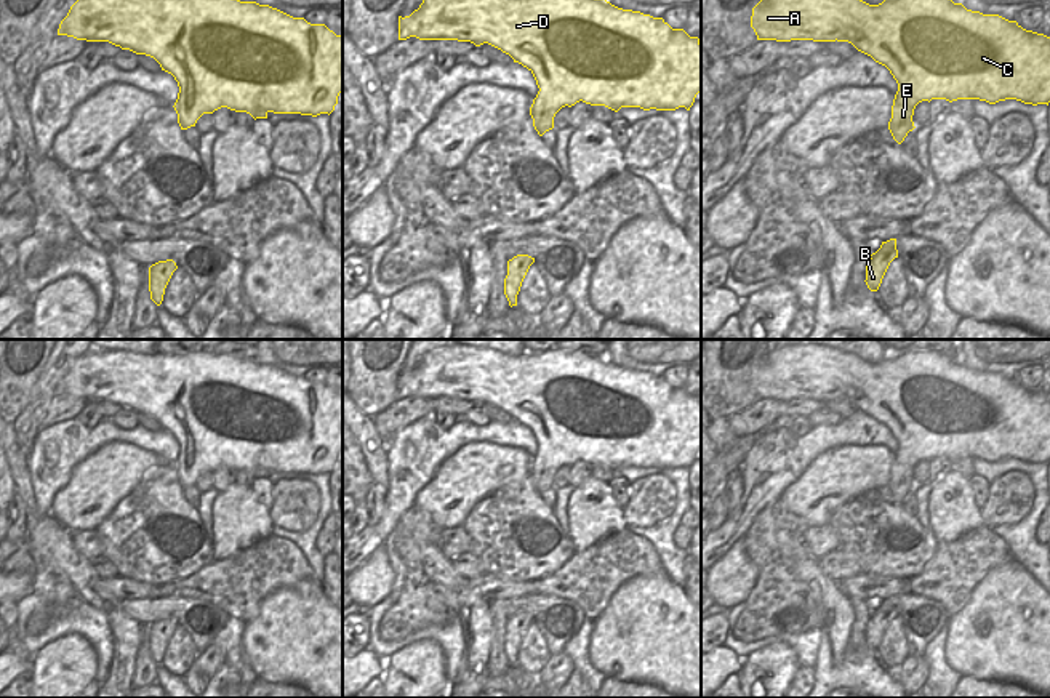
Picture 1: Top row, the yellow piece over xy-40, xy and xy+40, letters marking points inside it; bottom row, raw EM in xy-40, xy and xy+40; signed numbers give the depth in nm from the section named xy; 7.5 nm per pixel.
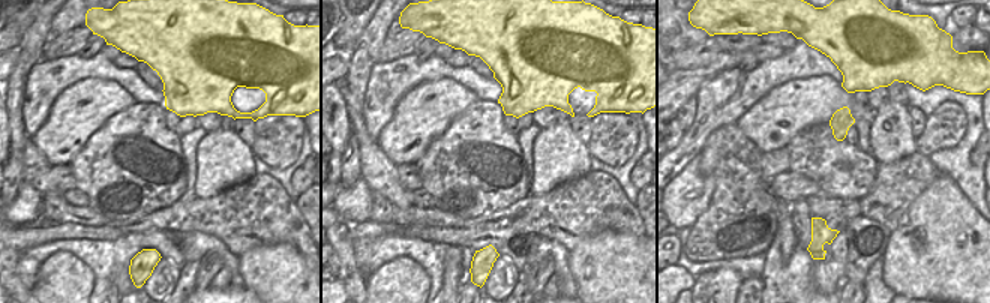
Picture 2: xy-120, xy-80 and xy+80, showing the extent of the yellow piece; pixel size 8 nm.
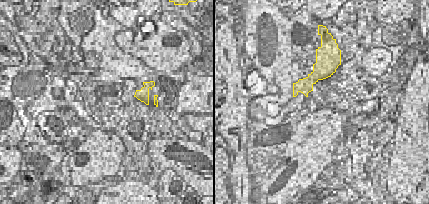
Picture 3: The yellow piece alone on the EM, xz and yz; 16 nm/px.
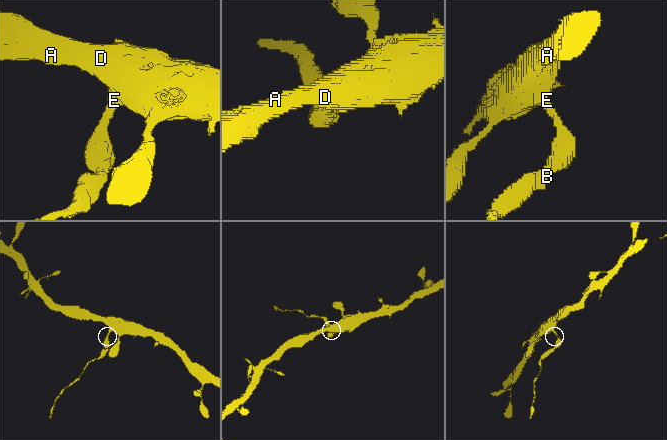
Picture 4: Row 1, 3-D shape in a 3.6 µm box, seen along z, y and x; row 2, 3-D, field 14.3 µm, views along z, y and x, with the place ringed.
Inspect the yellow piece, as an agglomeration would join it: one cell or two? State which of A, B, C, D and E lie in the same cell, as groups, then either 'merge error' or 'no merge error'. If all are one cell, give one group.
A C D E / B | merge error

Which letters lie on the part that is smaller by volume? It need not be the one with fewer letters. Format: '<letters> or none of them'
B

